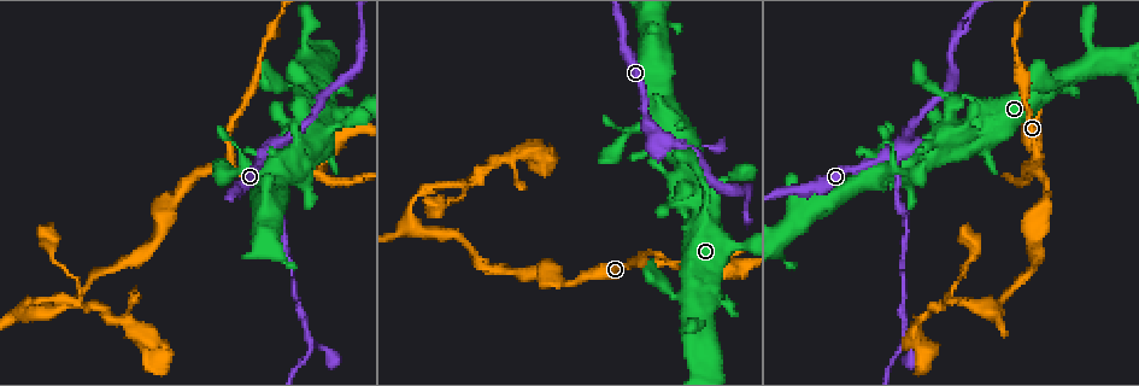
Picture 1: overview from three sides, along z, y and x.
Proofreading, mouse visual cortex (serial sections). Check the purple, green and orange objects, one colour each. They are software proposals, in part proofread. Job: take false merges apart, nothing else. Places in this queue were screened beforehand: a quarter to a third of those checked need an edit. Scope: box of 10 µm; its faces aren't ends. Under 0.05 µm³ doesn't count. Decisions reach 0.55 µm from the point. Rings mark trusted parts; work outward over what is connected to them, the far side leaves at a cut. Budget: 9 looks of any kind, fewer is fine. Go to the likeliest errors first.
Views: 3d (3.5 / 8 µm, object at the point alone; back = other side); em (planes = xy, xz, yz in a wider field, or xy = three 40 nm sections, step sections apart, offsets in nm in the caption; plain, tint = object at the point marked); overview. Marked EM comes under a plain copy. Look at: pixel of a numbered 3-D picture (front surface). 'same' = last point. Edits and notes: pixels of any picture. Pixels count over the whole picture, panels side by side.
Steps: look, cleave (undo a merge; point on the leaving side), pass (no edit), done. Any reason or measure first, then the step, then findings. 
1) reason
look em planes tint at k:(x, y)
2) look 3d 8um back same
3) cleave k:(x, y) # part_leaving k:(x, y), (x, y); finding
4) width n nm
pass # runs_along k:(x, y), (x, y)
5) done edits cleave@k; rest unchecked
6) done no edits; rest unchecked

look 3d 8um at 1:(75, 302)

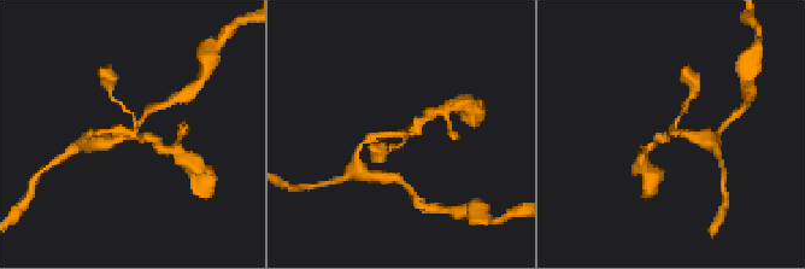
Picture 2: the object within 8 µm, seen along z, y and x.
closer look
look 3d 3.5um same

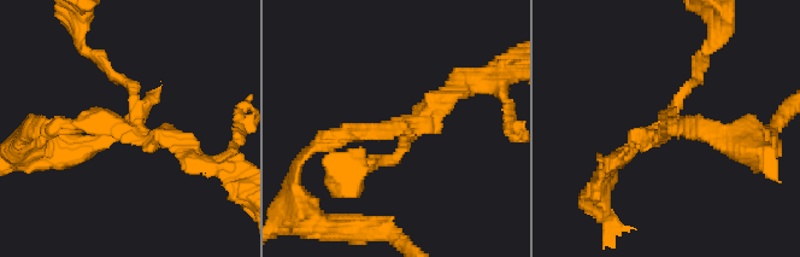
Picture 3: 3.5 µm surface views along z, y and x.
arms 3; arm_widths 150, 200, 200 nm
look em xy step 1 tint at 3:(664, 130)

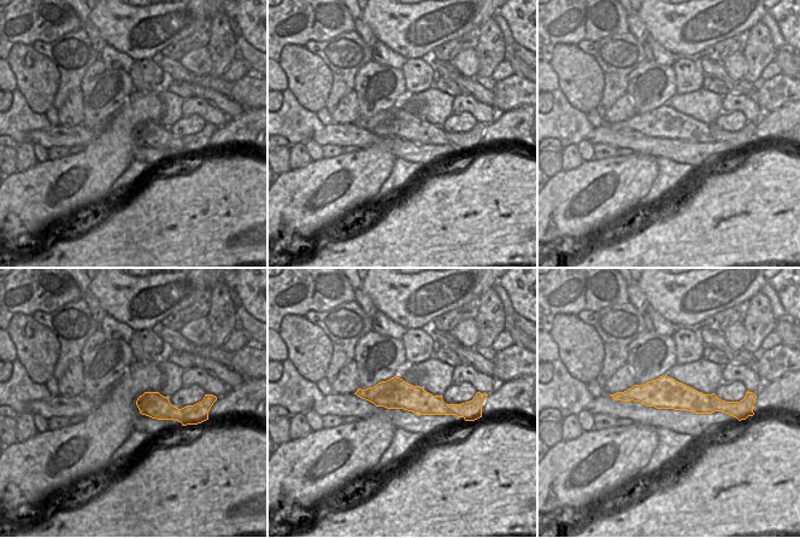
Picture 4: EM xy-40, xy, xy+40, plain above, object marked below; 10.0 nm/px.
cleave 3:(123, 80) # border 4:(707, 395), (713, 403), (719, 399); two cells meet here

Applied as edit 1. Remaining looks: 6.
thick turns thin
look 3d 3.5um at 1:(313, 170)

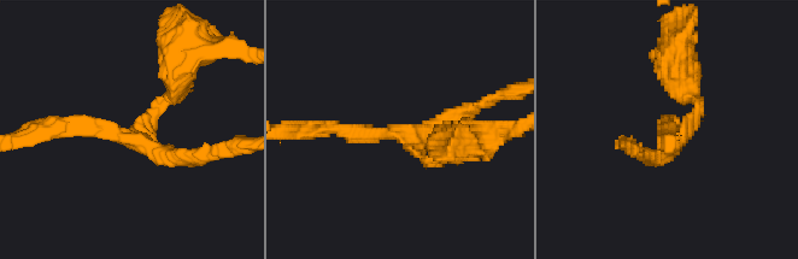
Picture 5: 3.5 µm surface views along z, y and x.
arms 3; arm_widths 150, 200, 200 nm
look em xy step 5 tint at 5:(400, 137)

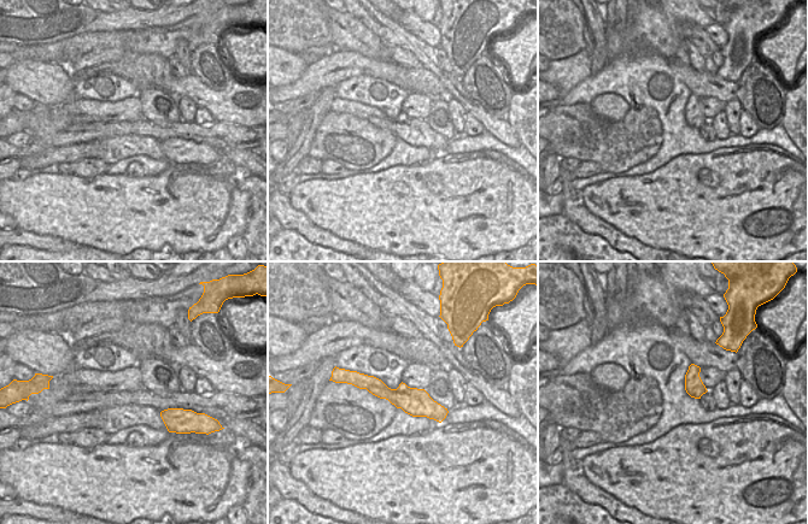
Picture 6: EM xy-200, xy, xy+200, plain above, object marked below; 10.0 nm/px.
pass # runs_along 6:(355, 377), (444, 412); one cell here

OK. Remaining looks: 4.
abrupt turn
look 3d 3.5um at 1:(887, 154)

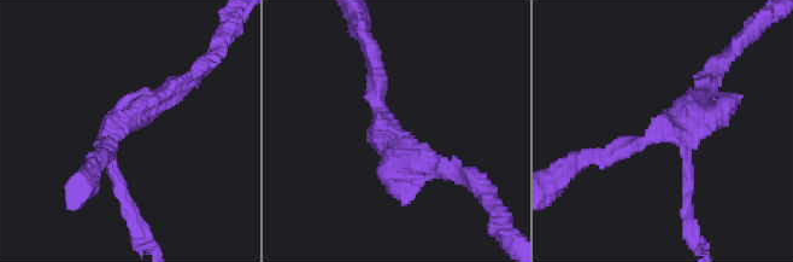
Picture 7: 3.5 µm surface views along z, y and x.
arms 3; arm_widths 150, 200, 350 nm
look em xy step 5 tint at 7:(382, 129)

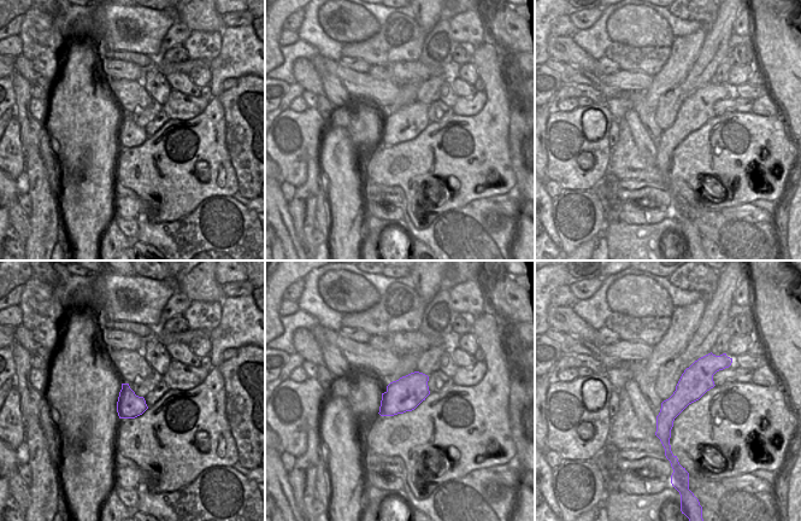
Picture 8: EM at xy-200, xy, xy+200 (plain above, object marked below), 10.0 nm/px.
pass # runs_along 7:(370, 59), (381, 130), (436, 168); continuous, no second cell

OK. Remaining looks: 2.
look 3d 8um at 1:(903, 335)

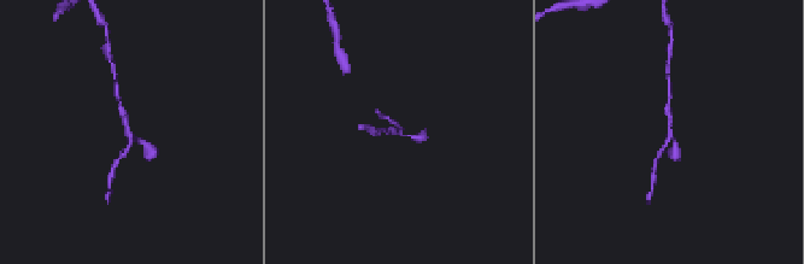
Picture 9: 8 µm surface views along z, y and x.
look em xy step 5 tint same

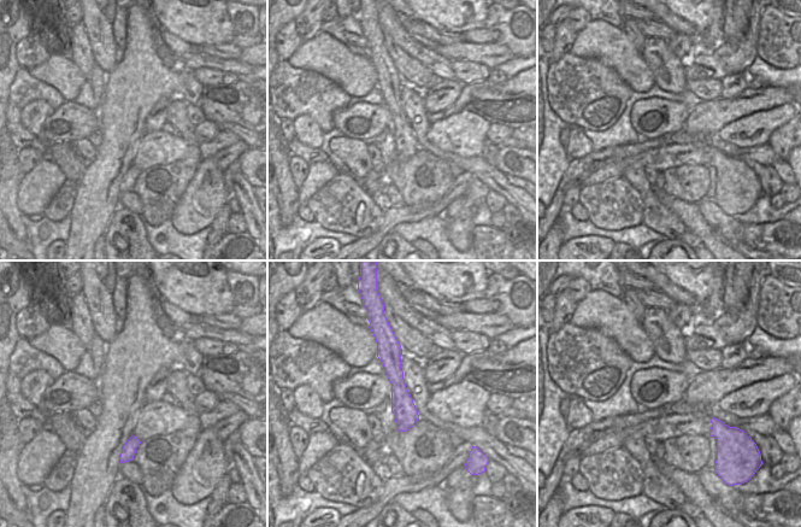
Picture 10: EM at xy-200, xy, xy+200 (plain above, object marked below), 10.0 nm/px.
width 240 nm
pass # runs_along 9:(117, 100), (131, 136), (148, 147), (150, 159); all the same cell

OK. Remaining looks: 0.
done edits cleave@3; rest unchecked

